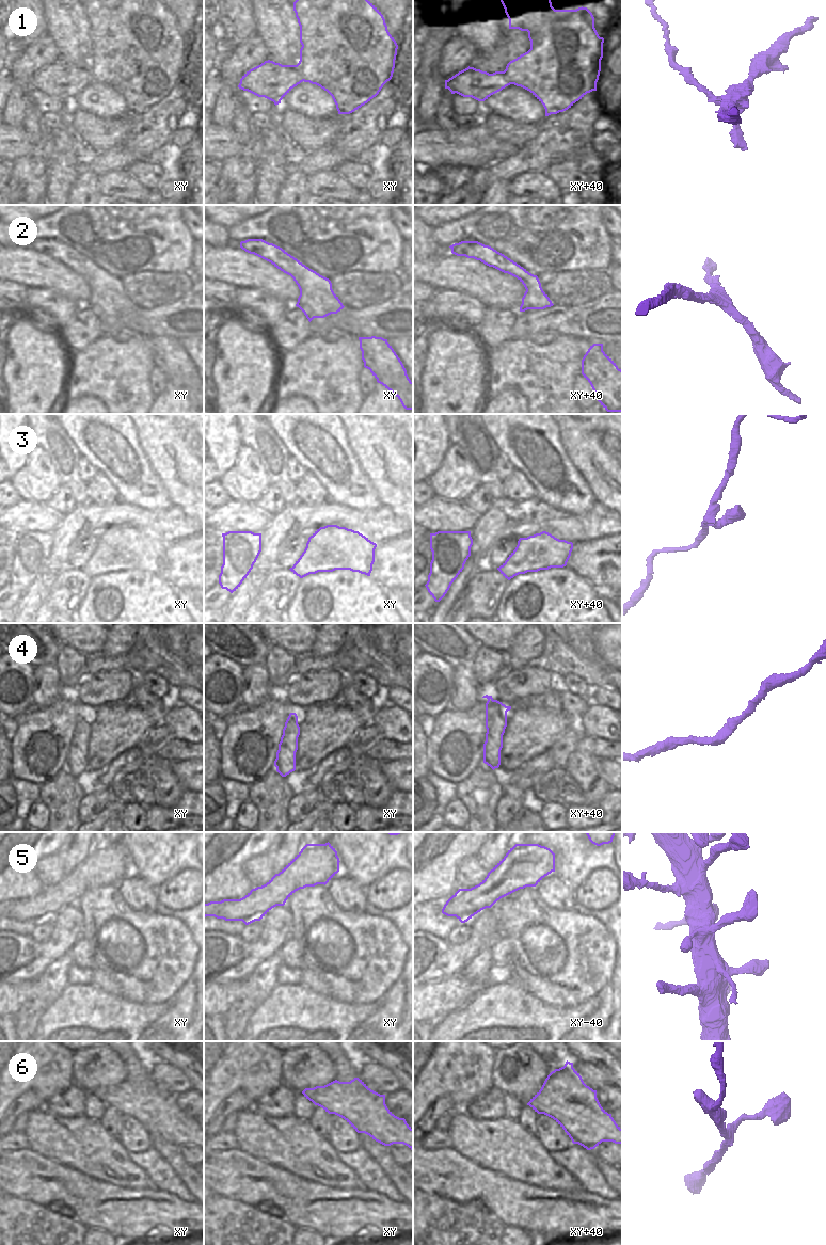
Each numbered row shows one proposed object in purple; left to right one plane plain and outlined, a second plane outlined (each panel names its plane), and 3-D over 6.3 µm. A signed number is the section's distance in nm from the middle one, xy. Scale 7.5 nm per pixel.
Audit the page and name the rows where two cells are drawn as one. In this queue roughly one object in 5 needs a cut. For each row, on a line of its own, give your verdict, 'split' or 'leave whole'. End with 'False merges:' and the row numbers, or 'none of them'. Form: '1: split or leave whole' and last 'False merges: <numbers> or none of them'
1: split
2: leave whole
3: leave whole
4: leave whole
5: leave whole
6: leave whole
False merges: 1

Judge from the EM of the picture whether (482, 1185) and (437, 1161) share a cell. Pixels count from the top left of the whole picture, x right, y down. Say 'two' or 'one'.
one

